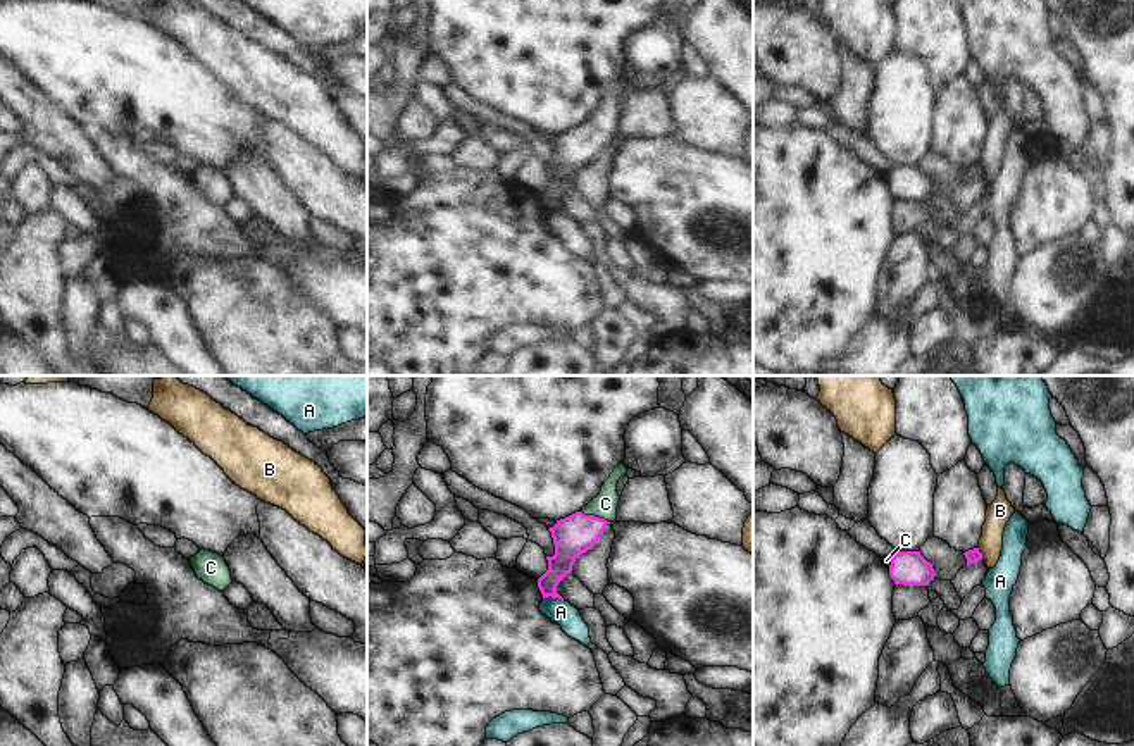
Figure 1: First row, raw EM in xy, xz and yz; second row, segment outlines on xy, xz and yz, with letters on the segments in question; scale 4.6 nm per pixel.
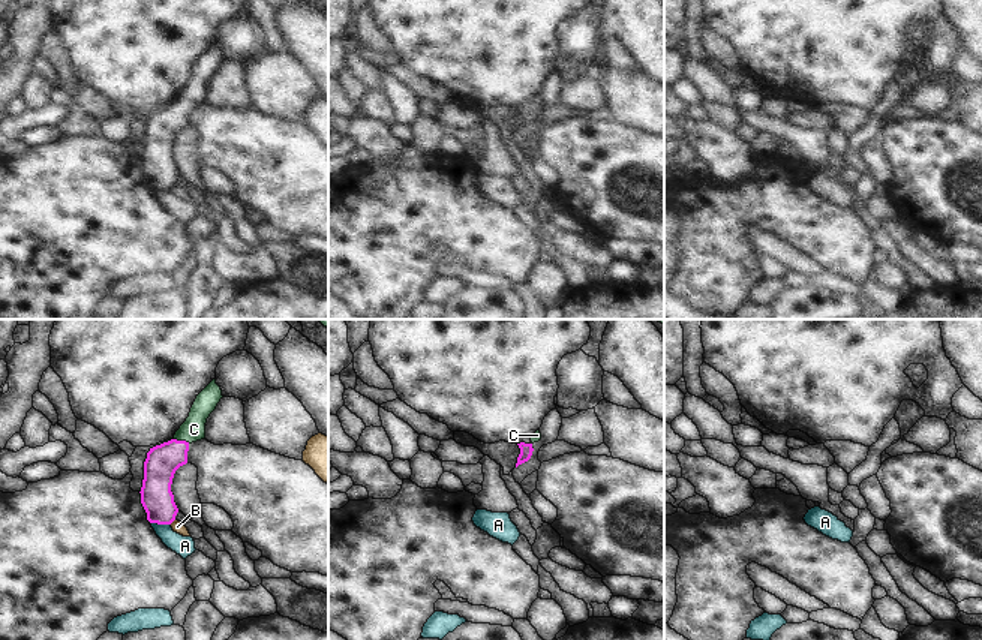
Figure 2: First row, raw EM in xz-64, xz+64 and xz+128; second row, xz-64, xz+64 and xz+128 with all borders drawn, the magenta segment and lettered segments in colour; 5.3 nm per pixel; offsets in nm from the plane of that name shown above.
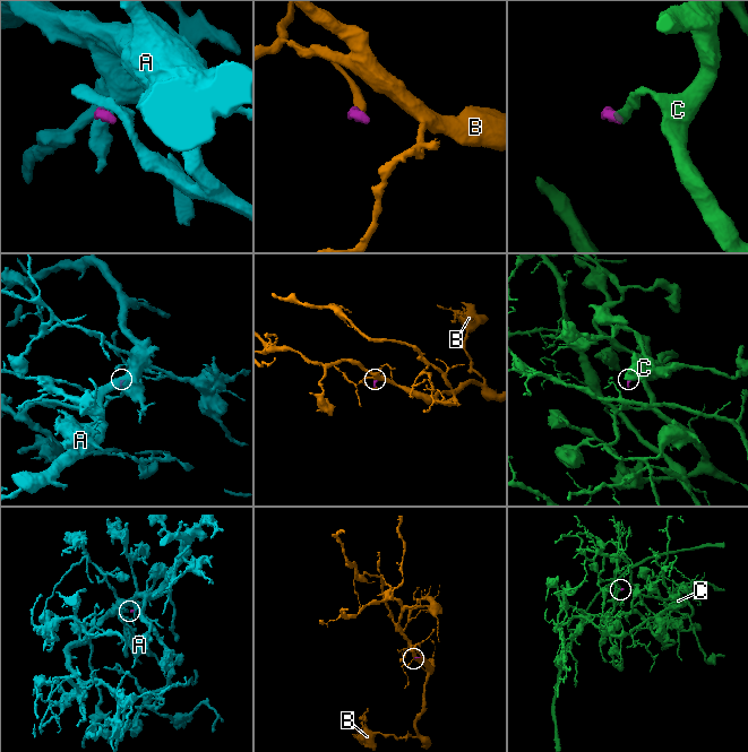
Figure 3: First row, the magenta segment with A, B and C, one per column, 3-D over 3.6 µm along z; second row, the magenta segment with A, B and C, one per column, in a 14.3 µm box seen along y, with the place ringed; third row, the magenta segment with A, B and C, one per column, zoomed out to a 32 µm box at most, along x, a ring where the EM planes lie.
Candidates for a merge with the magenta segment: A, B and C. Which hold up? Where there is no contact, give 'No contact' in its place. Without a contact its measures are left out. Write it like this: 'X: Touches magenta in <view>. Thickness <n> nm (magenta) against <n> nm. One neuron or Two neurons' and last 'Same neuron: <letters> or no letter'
A: Touches magenta in xz. Thickness 130 nm (magenta) against 120 nm. Two neurons
B: Touches magenta in yz. Thickness 70 nm (magenta) against 110 nm. Two neurons
C: Touches magenta in xz. Thickness 190 nm (magenta) against 110 nm. One neuron
Same neuron: C.

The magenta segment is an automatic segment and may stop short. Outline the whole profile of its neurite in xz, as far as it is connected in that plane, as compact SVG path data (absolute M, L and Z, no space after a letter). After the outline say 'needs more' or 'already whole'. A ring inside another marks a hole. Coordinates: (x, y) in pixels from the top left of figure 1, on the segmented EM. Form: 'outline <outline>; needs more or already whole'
outline M619 463L610 477L603 482L601 491L593 498L581 512L576 512L565 519L557 520L551 532L555 555L546 556L548 570L538 579L538 587L543 598L558 598L558 582L572 572L576 558L600 539L608 522L617 522L617 507L620 496L617 493L617 482L627 476L627 467Z; needs more

